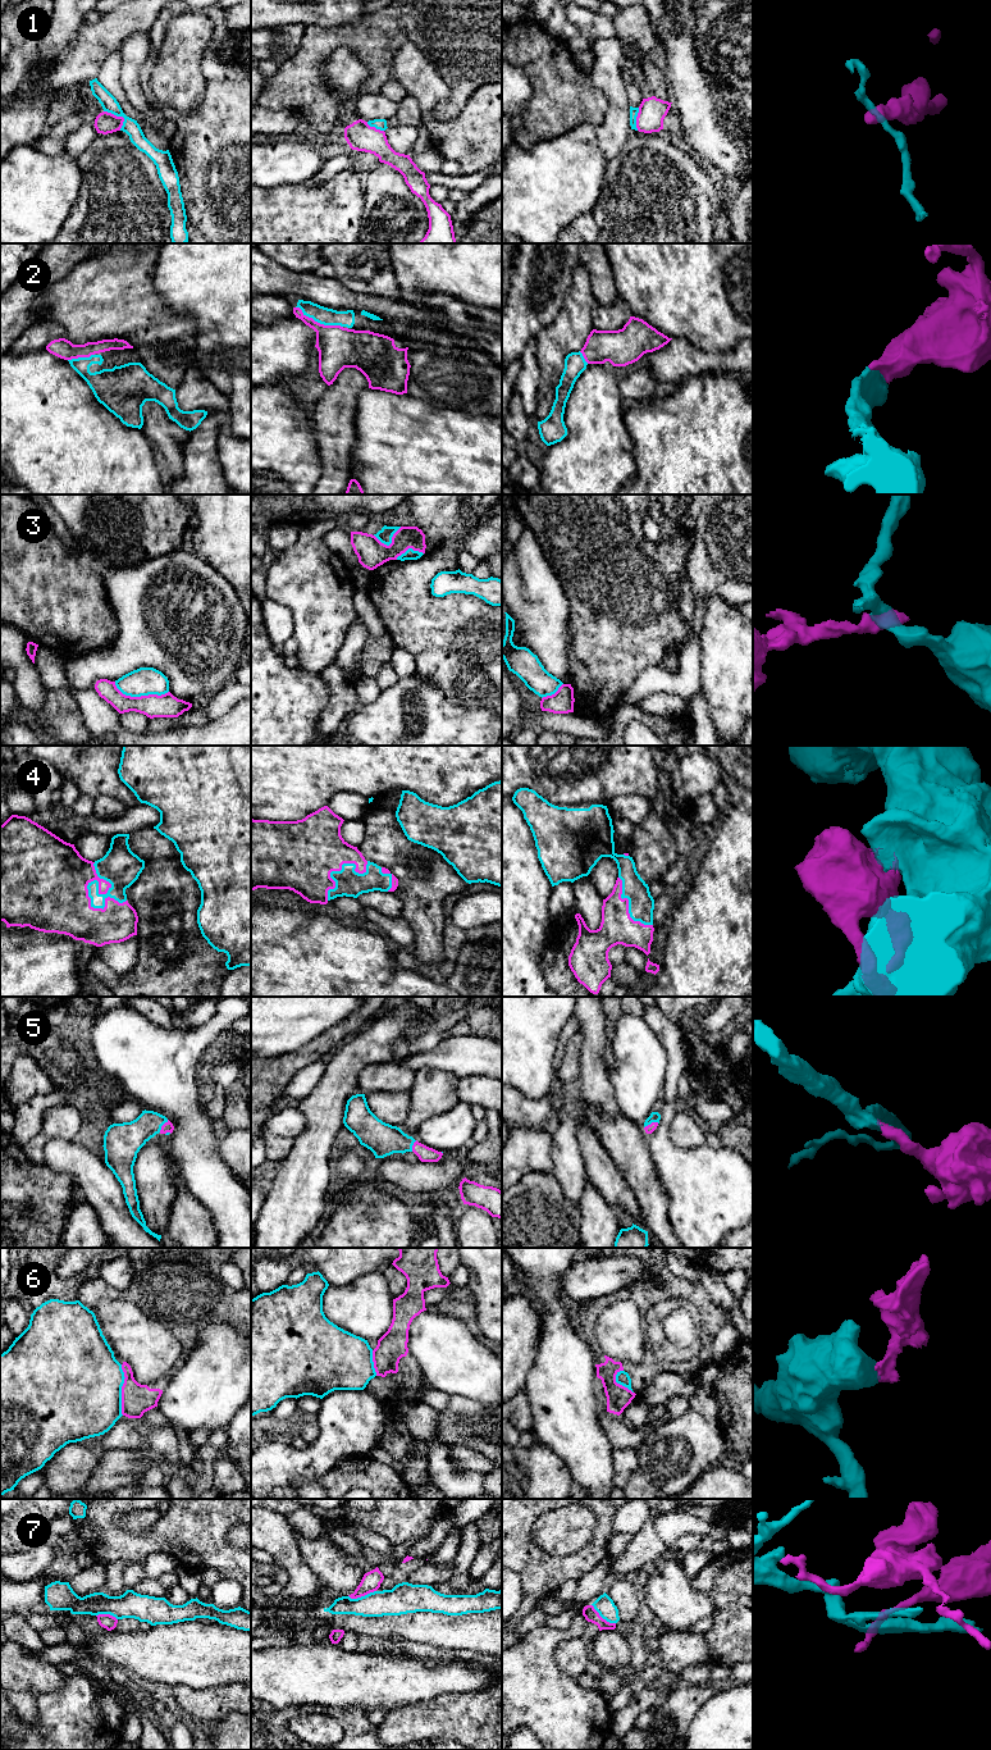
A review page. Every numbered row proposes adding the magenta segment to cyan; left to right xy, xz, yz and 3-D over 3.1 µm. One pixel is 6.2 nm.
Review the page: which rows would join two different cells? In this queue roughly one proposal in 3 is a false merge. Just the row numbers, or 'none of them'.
1, 3, 6, 7

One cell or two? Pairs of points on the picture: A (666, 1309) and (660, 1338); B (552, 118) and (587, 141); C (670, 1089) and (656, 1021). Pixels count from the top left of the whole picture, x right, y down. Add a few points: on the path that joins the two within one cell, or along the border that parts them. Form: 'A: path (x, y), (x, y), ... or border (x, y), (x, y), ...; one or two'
A: path (660, 1316), (657, 1318), (657, 1331); one
B: border (596, 126), (581, 122), (567, 132), (543, 141); two
C: path (674, 1072), (675, 1046), (671, 1038); one

